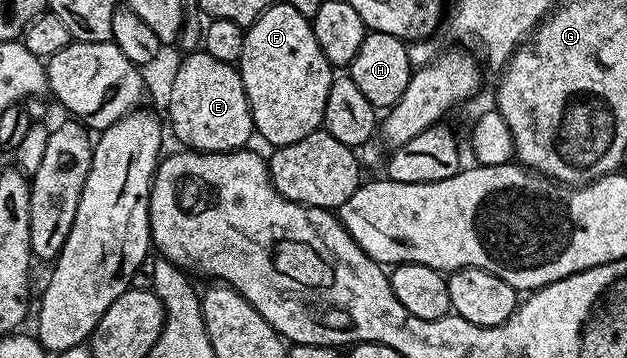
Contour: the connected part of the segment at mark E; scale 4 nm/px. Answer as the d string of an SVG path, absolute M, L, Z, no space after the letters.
M203 50L187 53L168 88L168 120L183 147L197 152L234 152L254 136L252 111L239 71Z

